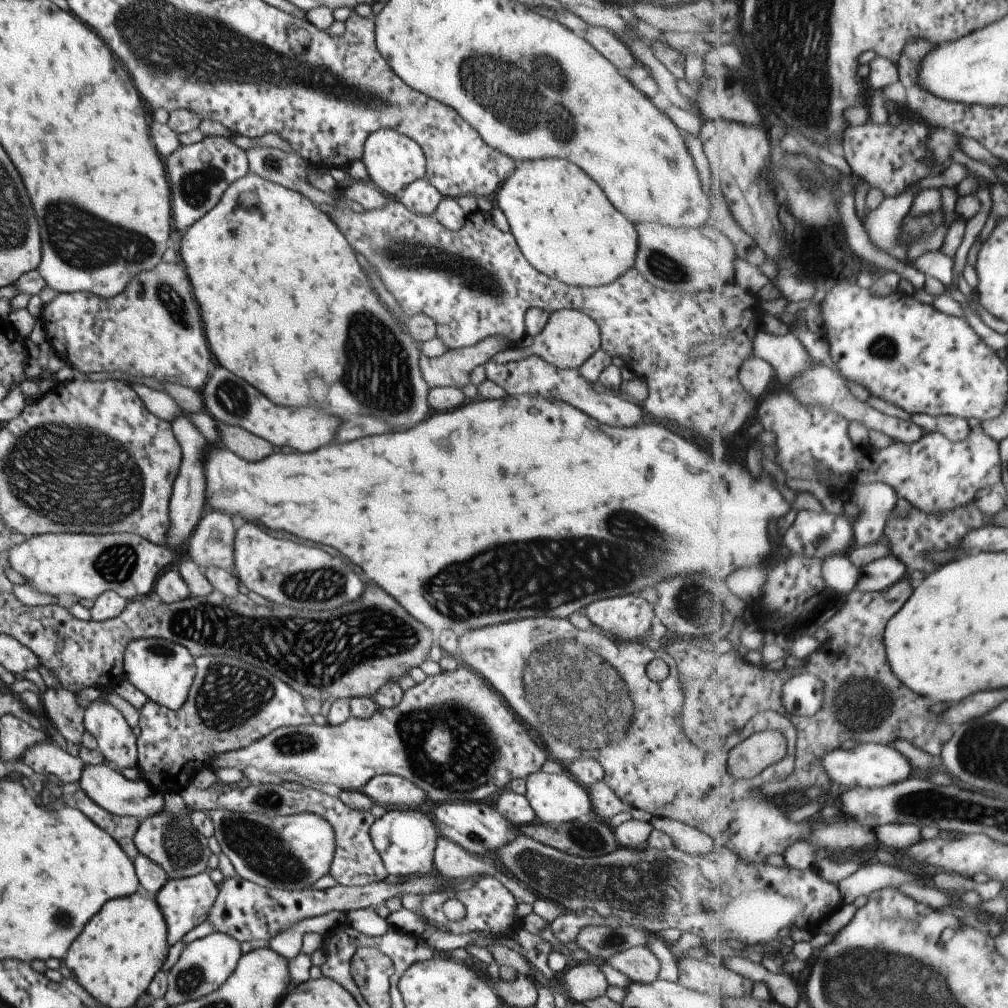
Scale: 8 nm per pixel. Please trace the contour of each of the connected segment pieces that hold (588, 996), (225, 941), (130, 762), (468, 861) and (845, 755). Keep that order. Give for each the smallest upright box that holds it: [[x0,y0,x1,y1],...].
[[561,961,609,1003],[166,933,243,1005],[84,700,137,769],[434,837,538,905],[820,743,917,788]]

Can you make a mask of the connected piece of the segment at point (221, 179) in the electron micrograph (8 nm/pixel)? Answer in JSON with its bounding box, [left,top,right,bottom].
[166,135,250,230]

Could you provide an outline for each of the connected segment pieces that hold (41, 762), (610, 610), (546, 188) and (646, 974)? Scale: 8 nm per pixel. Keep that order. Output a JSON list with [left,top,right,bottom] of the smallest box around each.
[[21,741,85,784],[585,596,655,641],[496,158,638,287],[602,946,660,983]]

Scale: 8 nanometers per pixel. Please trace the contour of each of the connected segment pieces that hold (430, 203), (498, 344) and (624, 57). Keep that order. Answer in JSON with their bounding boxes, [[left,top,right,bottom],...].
[[397,178,442,215],[419,334,508,389],[582,25,637,77]]

